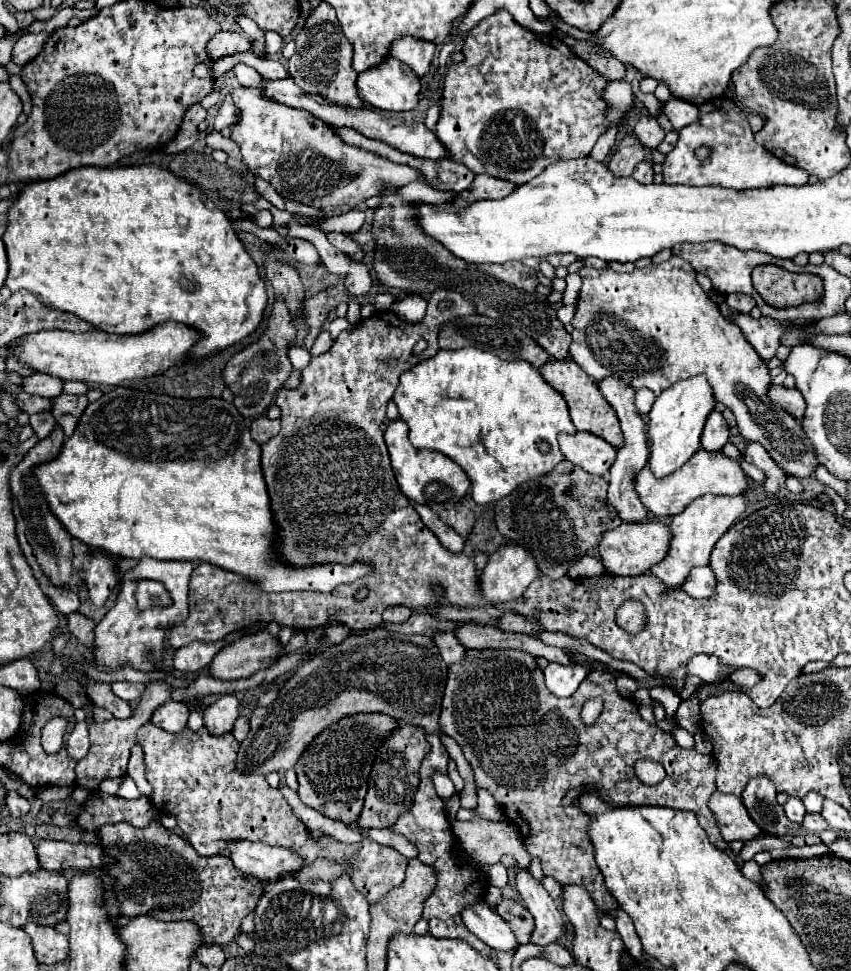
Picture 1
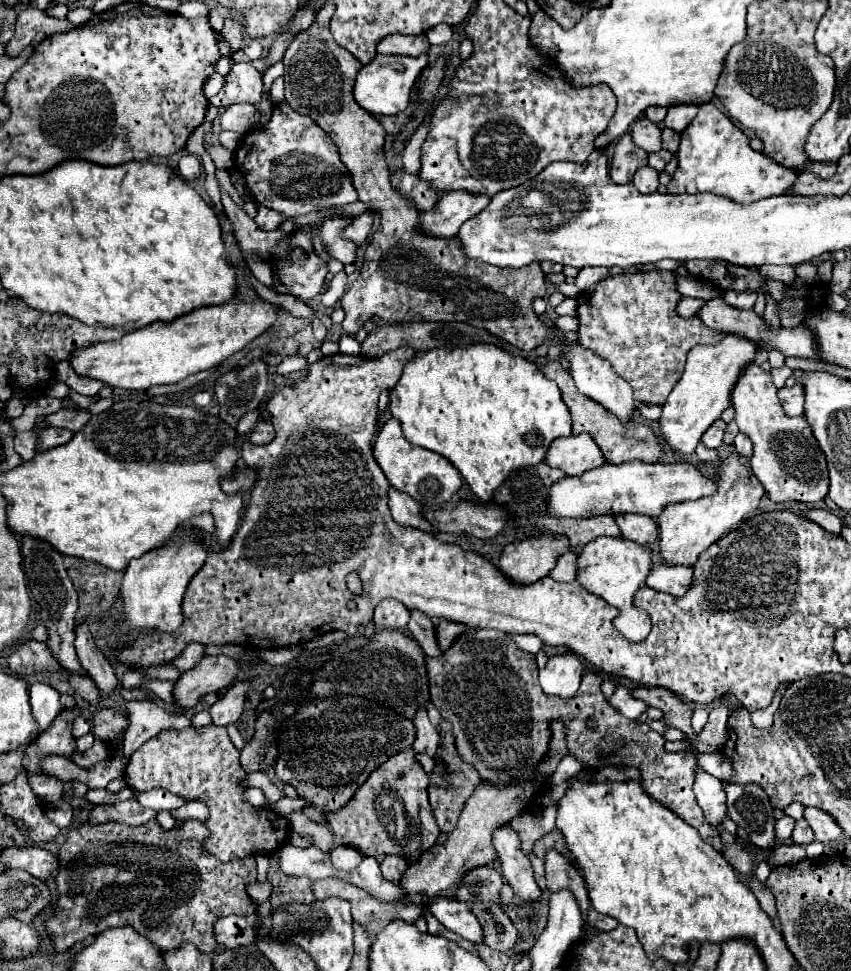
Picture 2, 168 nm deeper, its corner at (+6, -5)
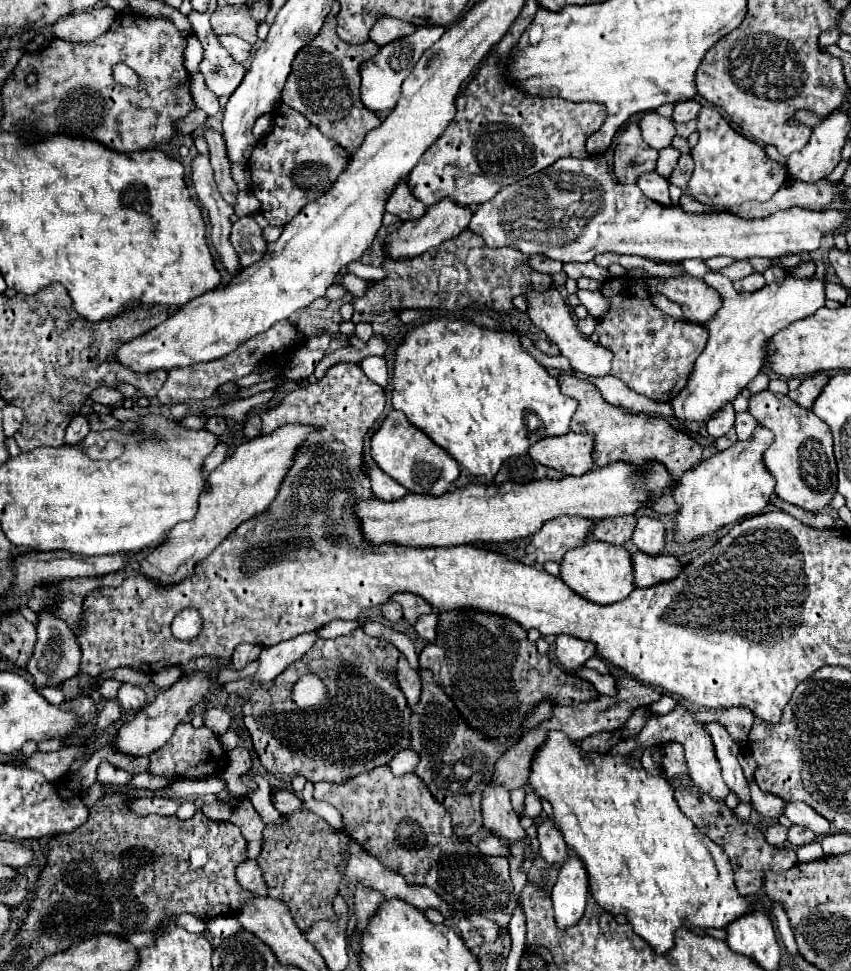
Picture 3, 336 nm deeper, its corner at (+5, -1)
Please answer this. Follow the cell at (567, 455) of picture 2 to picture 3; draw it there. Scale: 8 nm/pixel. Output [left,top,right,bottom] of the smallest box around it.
[529,432,595,476]

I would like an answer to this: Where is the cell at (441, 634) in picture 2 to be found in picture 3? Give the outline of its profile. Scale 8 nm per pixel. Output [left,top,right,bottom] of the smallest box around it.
[415,612,437,642]

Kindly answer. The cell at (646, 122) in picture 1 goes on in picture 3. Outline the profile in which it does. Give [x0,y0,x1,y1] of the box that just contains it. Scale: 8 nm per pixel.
[639,112,675,150]

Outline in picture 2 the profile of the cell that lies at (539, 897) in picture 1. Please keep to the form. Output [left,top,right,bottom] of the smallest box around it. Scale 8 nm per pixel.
[492,826,542,902]

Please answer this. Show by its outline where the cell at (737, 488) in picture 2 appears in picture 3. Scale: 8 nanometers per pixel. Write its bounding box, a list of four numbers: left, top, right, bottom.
[673,426,775,544]

